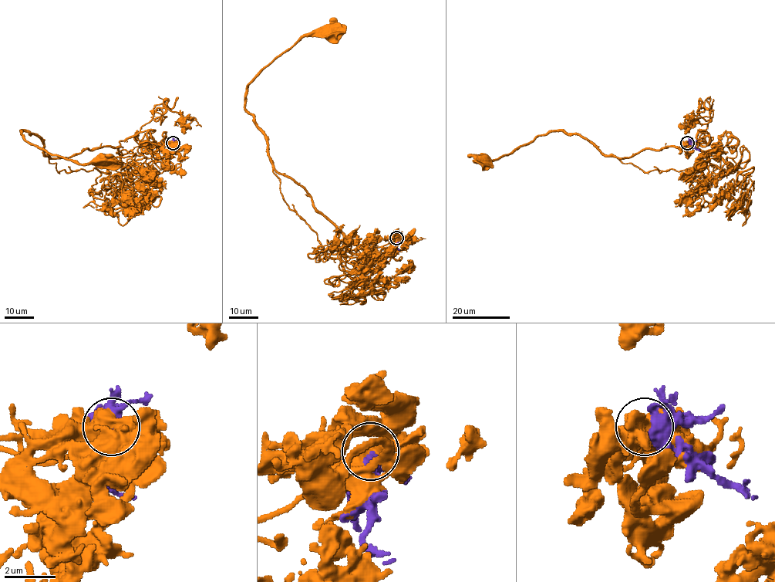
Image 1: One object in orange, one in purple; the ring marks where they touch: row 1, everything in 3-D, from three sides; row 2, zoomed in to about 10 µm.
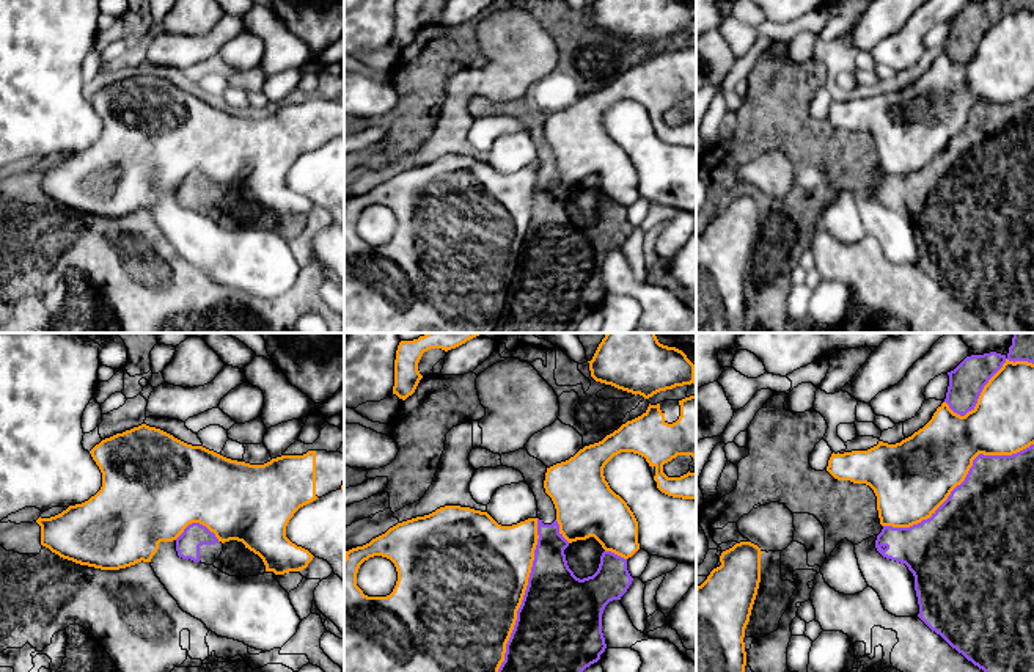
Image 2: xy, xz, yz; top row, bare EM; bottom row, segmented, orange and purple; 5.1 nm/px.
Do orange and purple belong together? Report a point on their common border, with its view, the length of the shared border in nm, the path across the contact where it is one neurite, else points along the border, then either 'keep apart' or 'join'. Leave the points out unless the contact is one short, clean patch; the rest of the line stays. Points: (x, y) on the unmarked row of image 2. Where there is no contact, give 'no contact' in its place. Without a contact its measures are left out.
contact yz (960, 131); length 900 nm; keep apart

